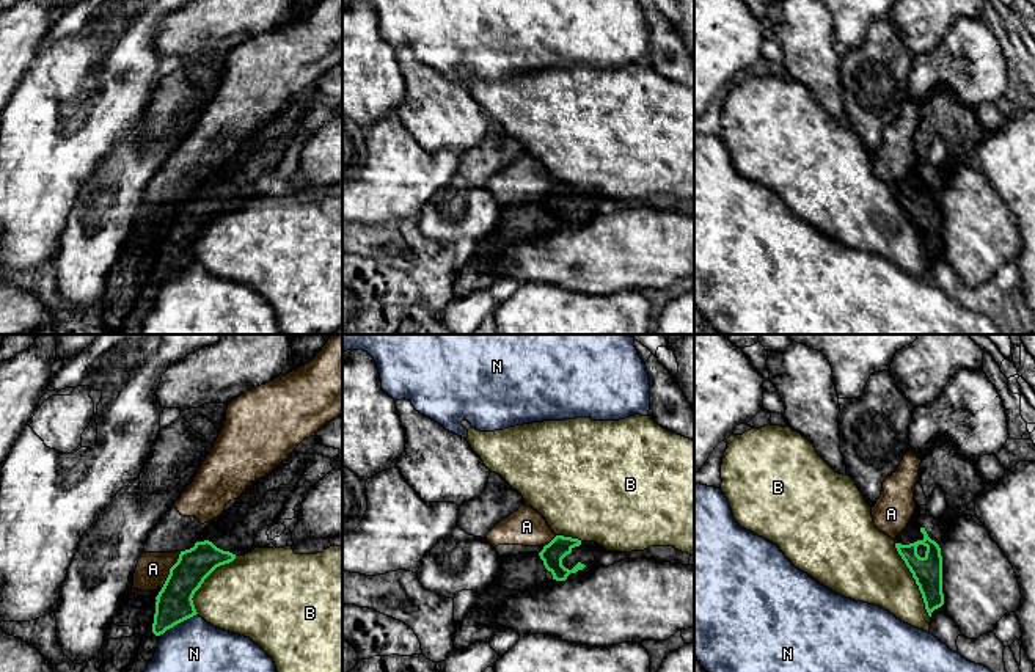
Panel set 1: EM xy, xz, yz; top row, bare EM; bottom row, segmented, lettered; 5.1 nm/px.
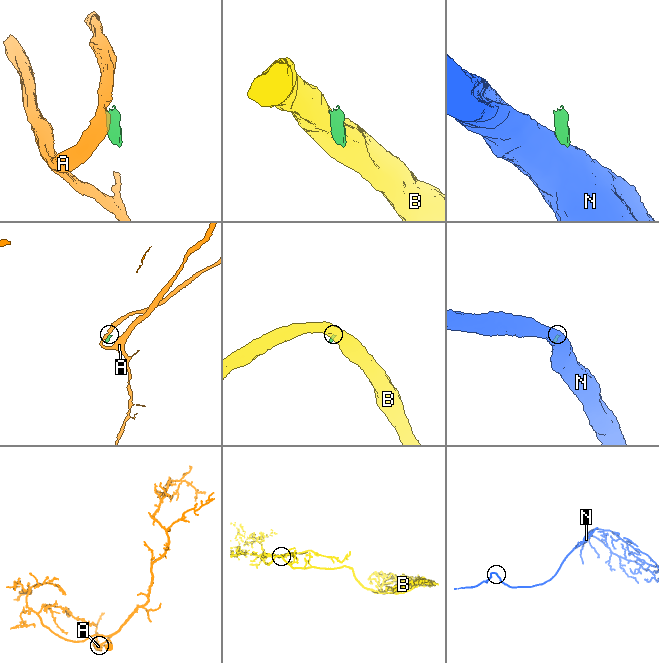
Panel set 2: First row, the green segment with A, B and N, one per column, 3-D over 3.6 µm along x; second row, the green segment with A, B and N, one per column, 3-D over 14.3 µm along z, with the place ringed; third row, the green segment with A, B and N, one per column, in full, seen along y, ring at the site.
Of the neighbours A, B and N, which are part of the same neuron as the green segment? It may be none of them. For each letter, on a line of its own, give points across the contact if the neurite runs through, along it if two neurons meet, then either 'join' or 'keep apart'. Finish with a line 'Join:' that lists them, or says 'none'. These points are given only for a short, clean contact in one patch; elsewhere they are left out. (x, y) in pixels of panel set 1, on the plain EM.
A: border along xy (181, 200), (160, 239); keep apart
B: border along yz (894, 192), (917, 234), (930, 266); keep apart
N: border along xy (197, 261), (175, 272), (162, 283); keep apart
Join: none

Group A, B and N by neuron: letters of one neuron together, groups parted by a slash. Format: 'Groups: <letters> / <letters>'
Groups: A / B / N

